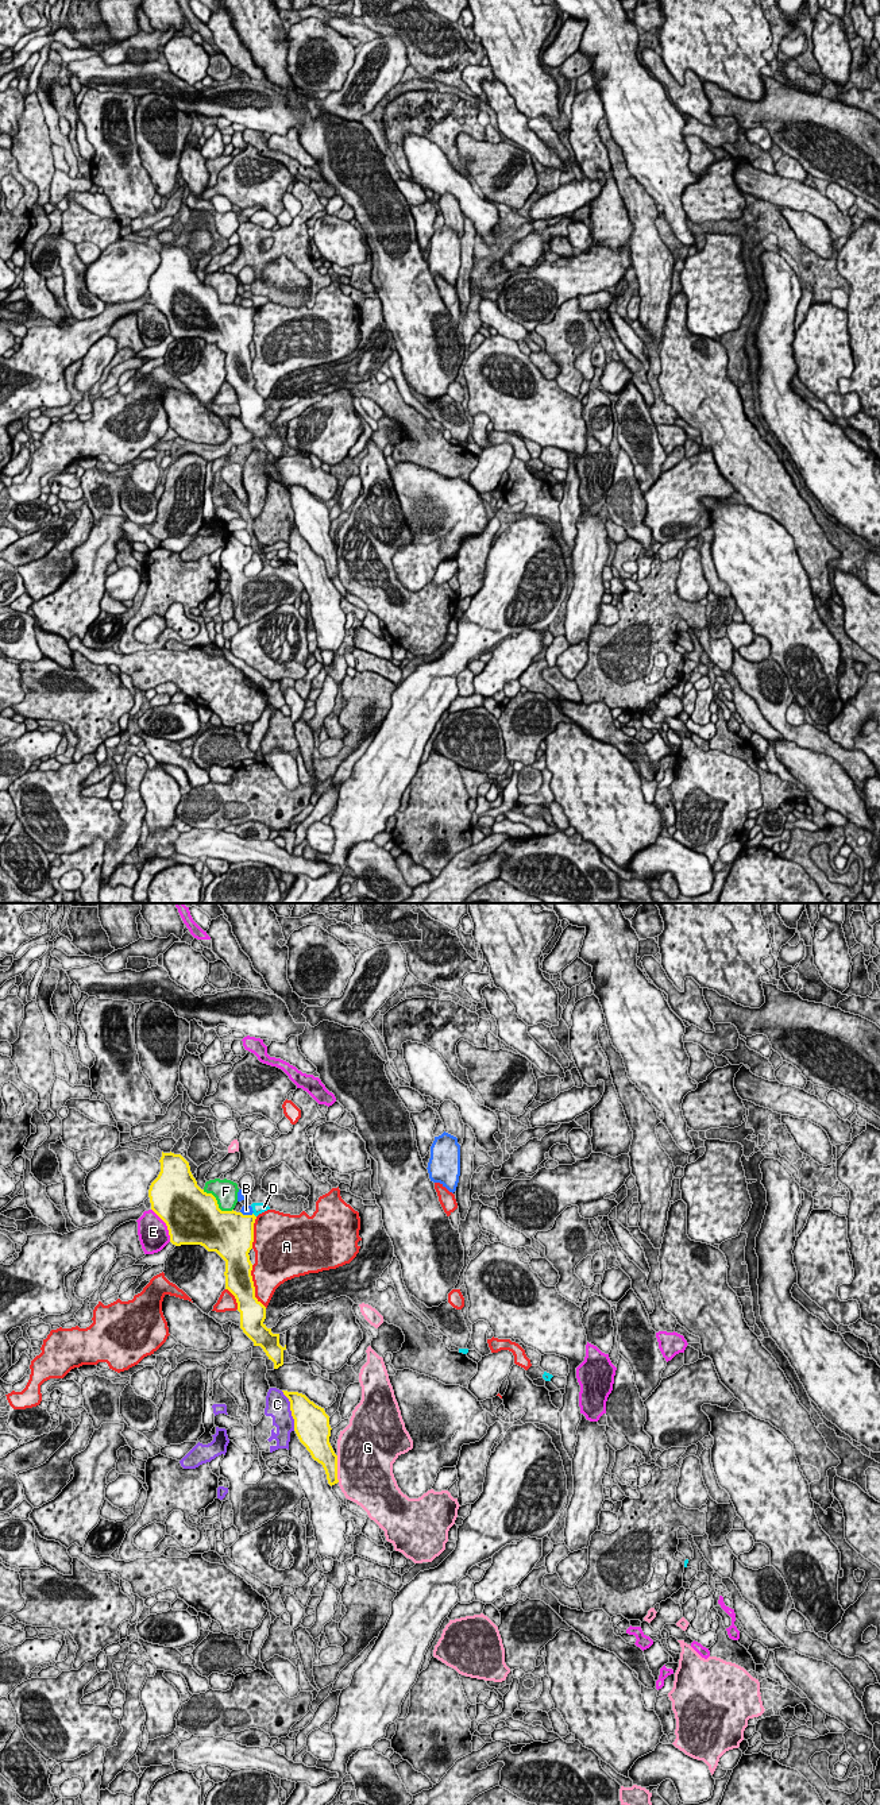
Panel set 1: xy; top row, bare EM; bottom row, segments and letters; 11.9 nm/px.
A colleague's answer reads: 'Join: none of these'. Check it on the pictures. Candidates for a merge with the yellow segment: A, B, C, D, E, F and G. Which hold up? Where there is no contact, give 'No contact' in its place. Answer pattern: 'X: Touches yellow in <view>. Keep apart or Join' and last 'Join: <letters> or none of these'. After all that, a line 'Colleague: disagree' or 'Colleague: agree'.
A: Touches yellow in xy. Keep apart
B: Touches yellow in xy. Keep apart
C: Touches yellow in xy. Keep apart
D: Touches yellow in xy. Keep apart
E: Touches yellow in xy. Keep apart
F: Touches yellow in xy. Keep apart
G: Touches yellow in xy. Keep apart
Join: none of these
Colleague: agree

